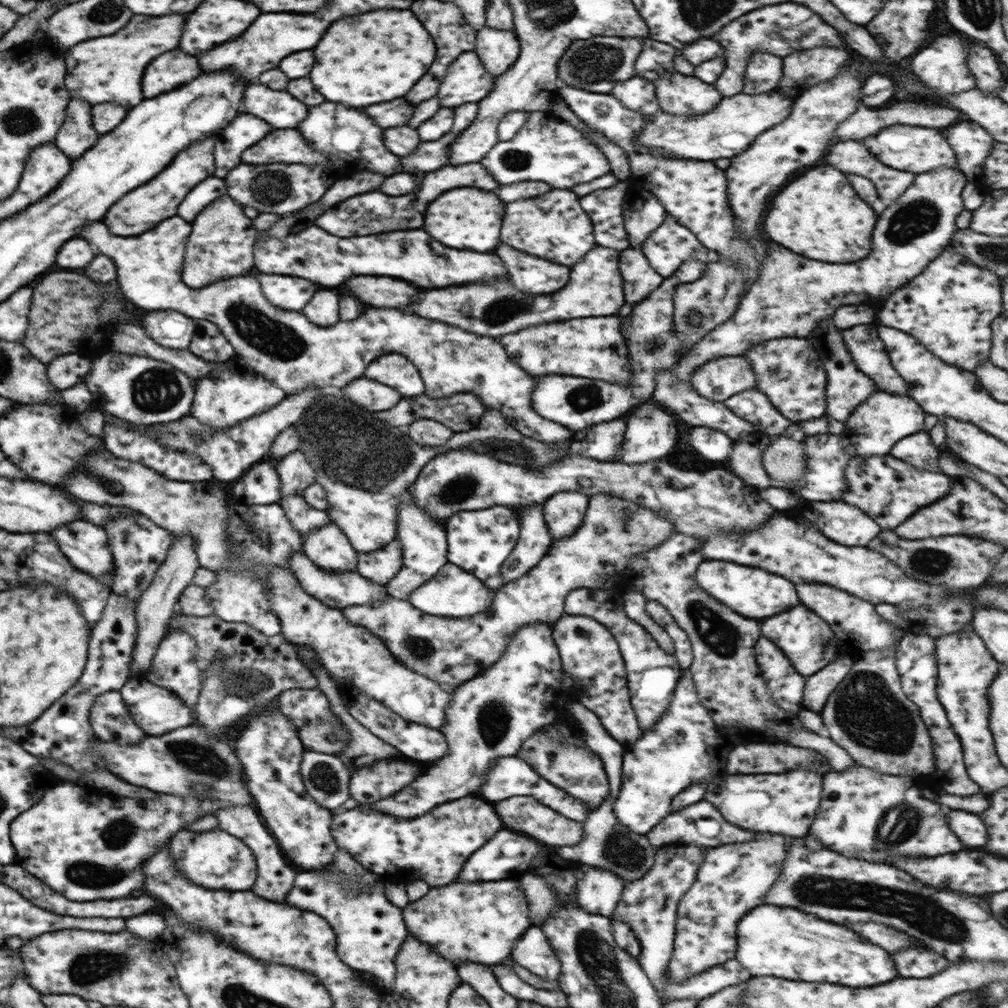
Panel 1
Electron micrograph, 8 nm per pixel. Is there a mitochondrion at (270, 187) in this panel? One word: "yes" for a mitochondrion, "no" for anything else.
yes

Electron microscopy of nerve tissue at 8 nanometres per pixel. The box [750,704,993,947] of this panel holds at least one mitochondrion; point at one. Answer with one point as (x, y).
(899, 823)

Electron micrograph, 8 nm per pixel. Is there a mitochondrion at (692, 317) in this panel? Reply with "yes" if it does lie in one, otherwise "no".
yes

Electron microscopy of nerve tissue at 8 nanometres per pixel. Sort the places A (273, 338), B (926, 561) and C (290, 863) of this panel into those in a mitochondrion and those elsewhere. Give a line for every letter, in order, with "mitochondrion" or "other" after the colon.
A: mitochondrion
B: mitochondrion
C: other

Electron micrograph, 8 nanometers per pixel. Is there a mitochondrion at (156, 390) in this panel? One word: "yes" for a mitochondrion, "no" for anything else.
yes

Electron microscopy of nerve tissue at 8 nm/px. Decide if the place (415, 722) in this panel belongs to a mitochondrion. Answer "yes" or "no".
no

